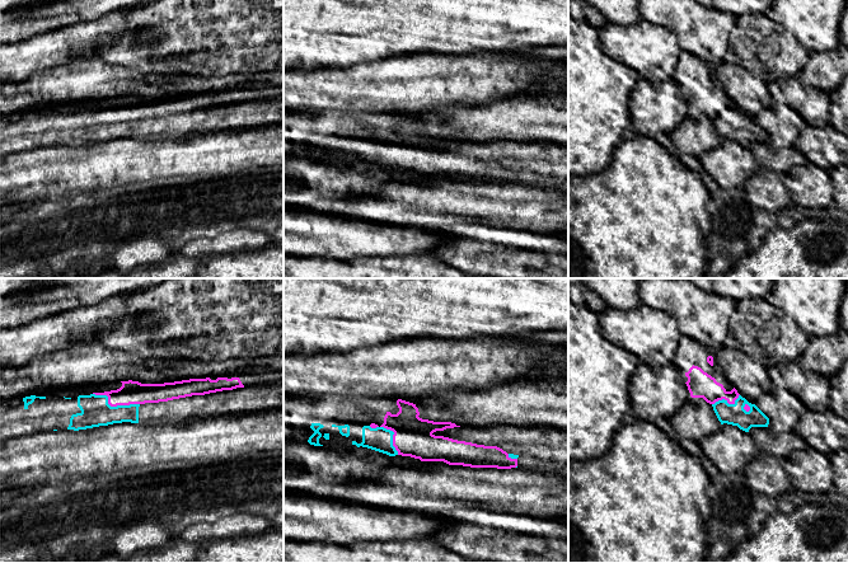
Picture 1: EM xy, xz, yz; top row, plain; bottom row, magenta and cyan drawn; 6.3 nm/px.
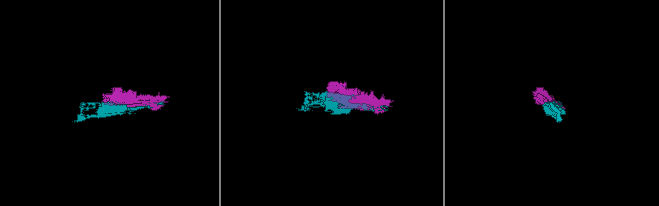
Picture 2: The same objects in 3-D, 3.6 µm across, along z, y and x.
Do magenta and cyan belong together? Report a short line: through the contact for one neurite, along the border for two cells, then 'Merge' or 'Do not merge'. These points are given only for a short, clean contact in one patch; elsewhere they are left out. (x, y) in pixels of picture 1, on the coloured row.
Merge

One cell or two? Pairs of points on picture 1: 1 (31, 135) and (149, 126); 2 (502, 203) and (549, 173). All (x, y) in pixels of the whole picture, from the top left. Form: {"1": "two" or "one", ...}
{"1": "one", "2": "two"}

